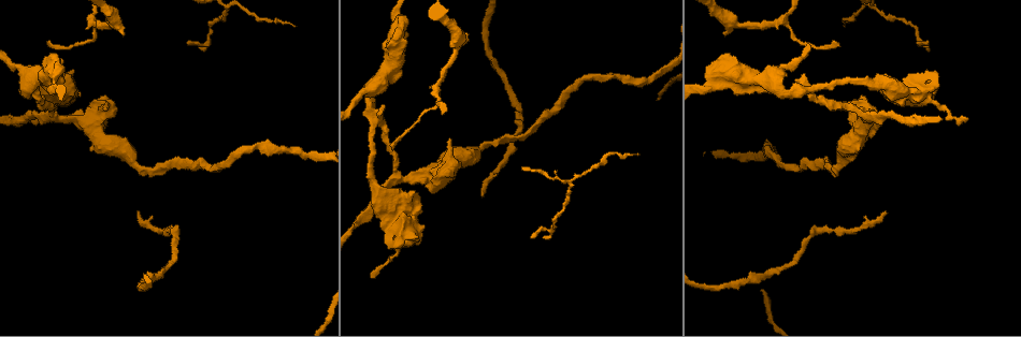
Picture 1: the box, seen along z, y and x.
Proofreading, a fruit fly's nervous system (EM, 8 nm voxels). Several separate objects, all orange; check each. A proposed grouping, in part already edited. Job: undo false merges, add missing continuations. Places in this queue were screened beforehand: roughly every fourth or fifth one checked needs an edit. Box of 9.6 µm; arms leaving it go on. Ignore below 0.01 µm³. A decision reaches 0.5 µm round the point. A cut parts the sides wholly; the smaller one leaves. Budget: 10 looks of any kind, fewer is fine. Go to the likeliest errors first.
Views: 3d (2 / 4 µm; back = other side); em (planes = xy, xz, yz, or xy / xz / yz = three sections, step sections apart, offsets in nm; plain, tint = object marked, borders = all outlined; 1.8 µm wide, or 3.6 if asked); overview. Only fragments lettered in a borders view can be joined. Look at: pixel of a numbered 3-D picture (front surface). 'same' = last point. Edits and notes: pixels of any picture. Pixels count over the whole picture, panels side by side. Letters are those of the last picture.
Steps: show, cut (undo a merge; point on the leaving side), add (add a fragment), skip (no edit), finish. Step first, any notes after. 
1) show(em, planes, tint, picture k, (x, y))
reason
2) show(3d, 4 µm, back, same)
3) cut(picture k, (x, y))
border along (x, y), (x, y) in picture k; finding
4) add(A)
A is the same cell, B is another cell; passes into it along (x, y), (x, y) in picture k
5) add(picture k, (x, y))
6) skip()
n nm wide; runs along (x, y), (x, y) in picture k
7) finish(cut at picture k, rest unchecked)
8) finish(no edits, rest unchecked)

show(3d, 2 µm, picture 1, (375, 122))
three-way junction

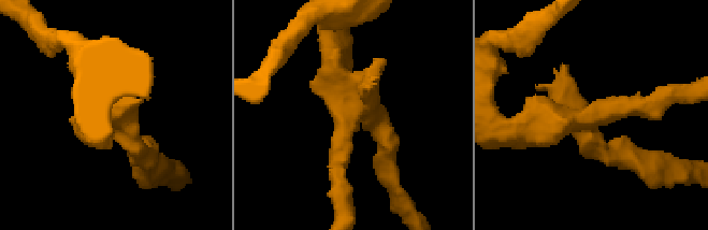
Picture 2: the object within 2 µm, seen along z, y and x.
show(em, yz, step 16, tint, picture 2, (596, 115))
shape alone is not enough

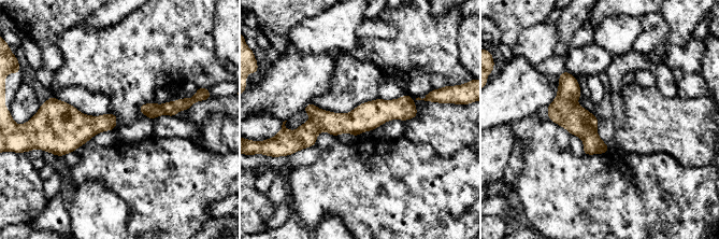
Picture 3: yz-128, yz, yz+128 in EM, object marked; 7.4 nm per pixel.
show(em, planes, borders, same)
cut it another way

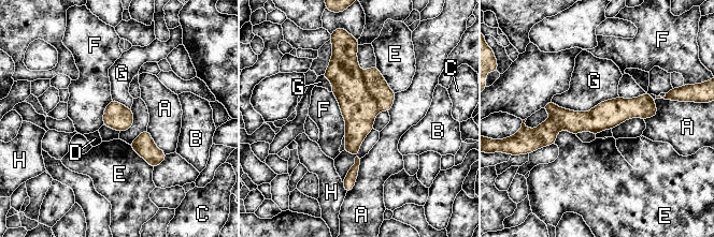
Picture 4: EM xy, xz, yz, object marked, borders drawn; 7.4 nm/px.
cut(picture 4, (376, 85))
A, B, C, D, E, F, G and H are other cells; border along (361, 72), (366, 88), (380, 109) in picture 4; a second cell is stuck on

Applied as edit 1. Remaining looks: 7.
show(overview)
see it whole again

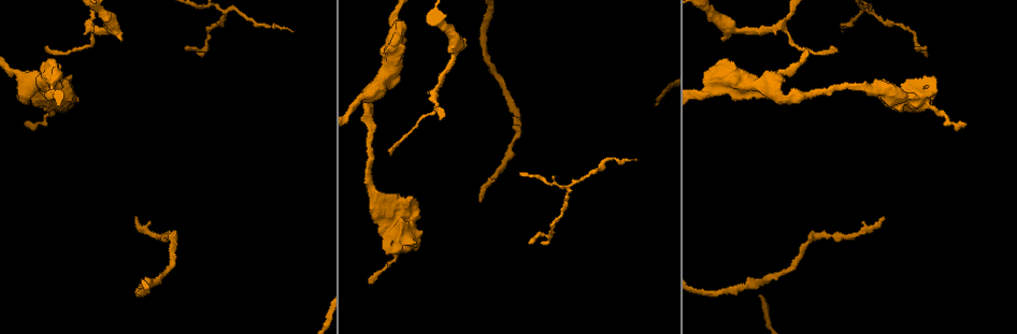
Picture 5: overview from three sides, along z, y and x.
show(em, planes, borders, picture 5, (134, 218))
free end

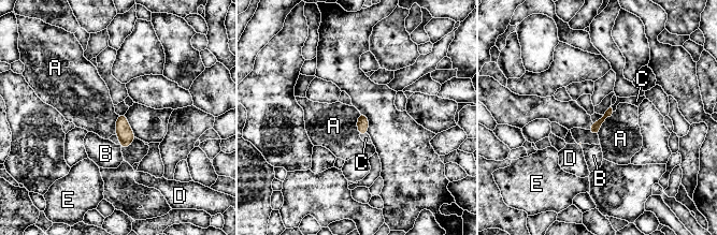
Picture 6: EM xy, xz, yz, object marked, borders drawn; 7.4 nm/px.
add(C)
A touches over 220 nm; C is the same cell, A, B, D and E are other cells; passes into it along (362, 123), (363, 134), (366, 138) in picture 6; the cell continues

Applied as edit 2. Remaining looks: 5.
show(em, planes, plain, picture 5, (92, 28))
branch point

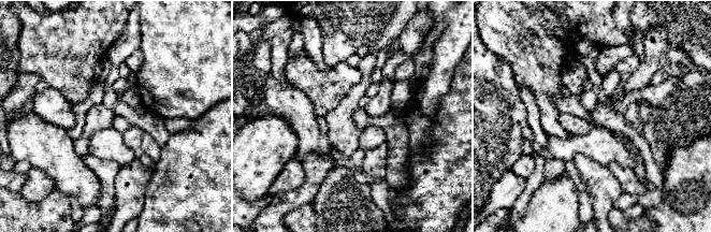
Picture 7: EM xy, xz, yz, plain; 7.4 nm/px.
show(em, planes, tint, same)
where the object lies

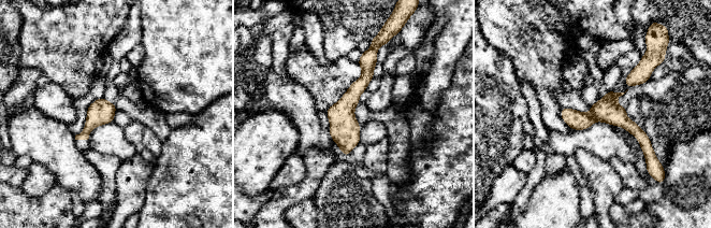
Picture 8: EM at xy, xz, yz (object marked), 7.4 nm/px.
show(em, planes, borders, same)

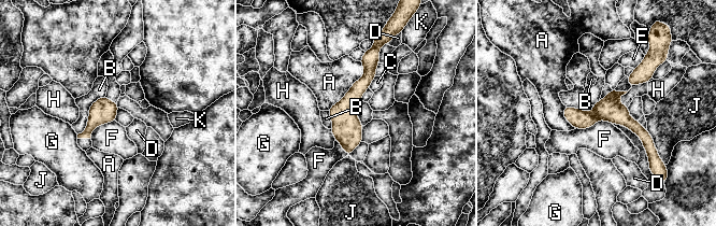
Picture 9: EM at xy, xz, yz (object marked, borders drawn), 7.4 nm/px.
skip()
A, B, C, D, E, F, G, H, J and K are other cells; border along (612, 123), (575, 129) in picture 9; continuous, no second cell

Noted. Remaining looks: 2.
finish(cut at picture 4, add at picture 6, rest unchecked)

